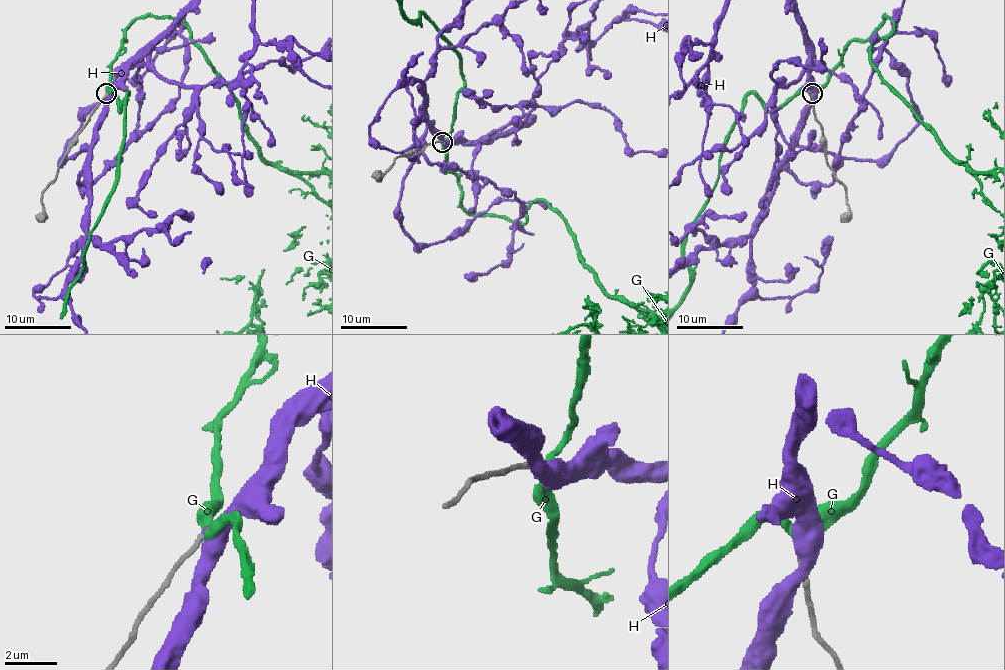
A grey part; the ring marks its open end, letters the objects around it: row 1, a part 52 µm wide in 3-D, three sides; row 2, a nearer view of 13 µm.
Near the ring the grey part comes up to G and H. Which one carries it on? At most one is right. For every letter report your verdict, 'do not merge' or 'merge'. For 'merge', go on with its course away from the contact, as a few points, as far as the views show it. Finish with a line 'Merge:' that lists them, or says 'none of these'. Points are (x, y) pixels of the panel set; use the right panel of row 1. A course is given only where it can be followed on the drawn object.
G: do not merge
H: merge
Merge: H

